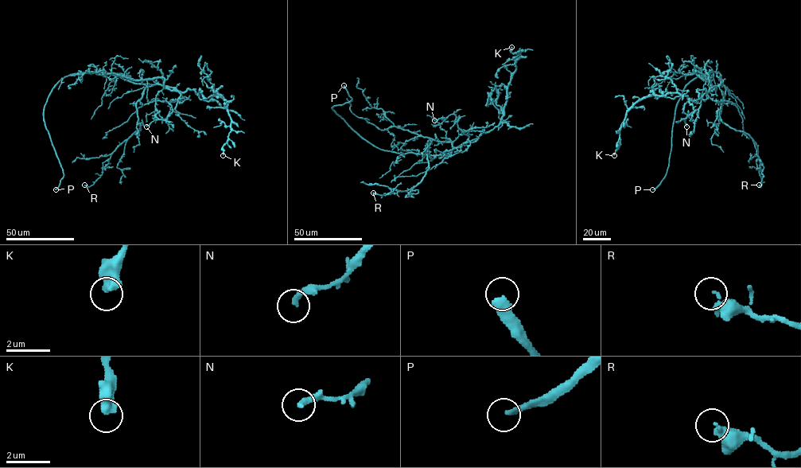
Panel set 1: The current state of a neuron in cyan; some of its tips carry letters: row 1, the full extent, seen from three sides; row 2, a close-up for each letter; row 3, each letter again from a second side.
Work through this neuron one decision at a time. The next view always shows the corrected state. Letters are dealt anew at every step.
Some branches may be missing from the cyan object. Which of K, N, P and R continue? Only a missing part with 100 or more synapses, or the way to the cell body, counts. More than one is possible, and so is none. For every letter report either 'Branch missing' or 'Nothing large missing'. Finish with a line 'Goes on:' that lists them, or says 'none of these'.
K: Nothing large missing
N: Nothing large missing
P: Branch missing
R: Nothing large missing
Goes on: P

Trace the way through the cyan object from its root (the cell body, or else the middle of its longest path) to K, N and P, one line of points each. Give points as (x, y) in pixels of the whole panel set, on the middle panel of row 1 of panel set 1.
K: (423, 154), (448, 154), (498, 125), (519, 57), (519, 52), (511, 52), (511, 47)
N: (423, 154), (448, 154), (468, 137), (458, 127), (453, 114), (434, 120)
P: (423, 154), (384, 150), (362, 138), (332, 109), (334, 106), (351, 99), (344, 85)

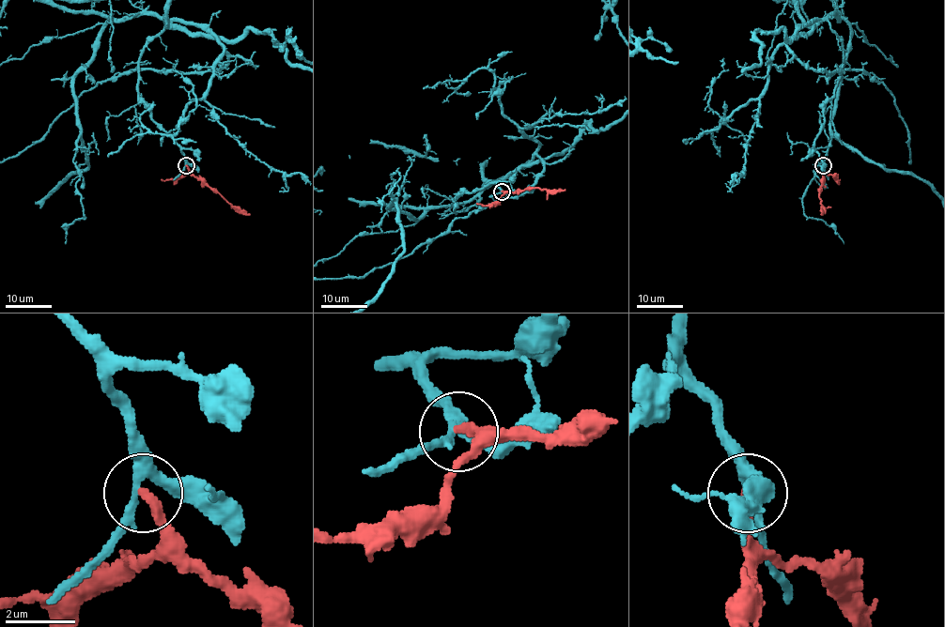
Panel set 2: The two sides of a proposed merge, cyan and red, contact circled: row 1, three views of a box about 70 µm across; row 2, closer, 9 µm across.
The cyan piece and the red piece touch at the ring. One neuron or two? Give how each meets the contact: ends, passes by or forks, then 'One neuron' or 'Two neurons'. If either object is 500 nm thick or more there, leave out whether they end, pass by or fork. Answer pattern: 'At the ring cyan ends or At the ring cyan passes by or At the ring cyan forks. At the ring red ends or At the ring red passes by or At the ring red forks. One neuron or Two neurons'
At the ring cyan forks. At the ring red ends. Two neurons

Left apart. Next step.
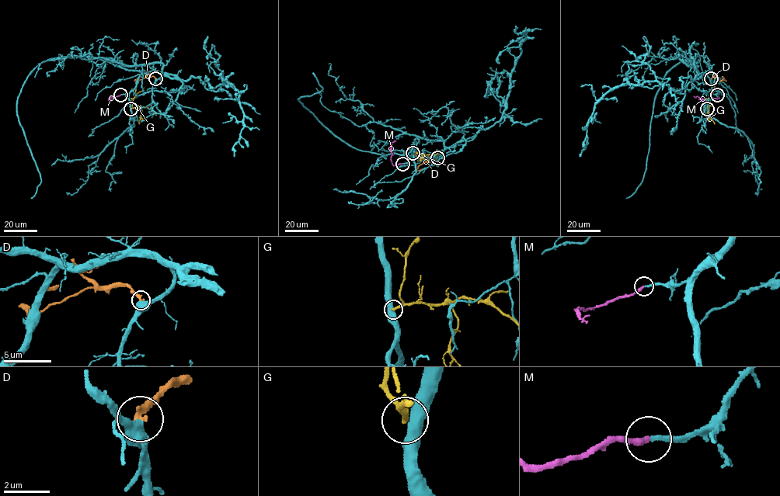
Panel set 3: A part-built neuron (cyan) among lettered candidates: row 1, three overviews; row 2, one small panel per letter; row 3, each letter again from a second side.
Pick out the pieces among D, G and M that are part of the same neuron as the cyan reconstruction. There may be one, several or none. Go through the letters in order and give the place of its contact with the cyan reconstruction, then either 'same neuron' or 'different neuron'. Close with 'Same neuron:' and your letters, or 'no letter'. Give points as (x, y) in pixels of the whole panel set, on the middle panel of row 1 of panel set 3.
D: meets cyan at (437, 157); different neuron
G: meets cyan at (412, 153); different neuron
M: meets cyan at (402, 164); same neuron
Same neuron: M

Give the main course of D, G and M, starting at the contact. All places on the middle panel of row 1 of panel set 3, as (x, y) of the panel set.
D: (437, 157), (424, 162), (417, 170), (423, 168)
G: (412, 153), (423, 155), (438, 153)
M: (402, 164), (392, 164), (391, 147), (395, 140)

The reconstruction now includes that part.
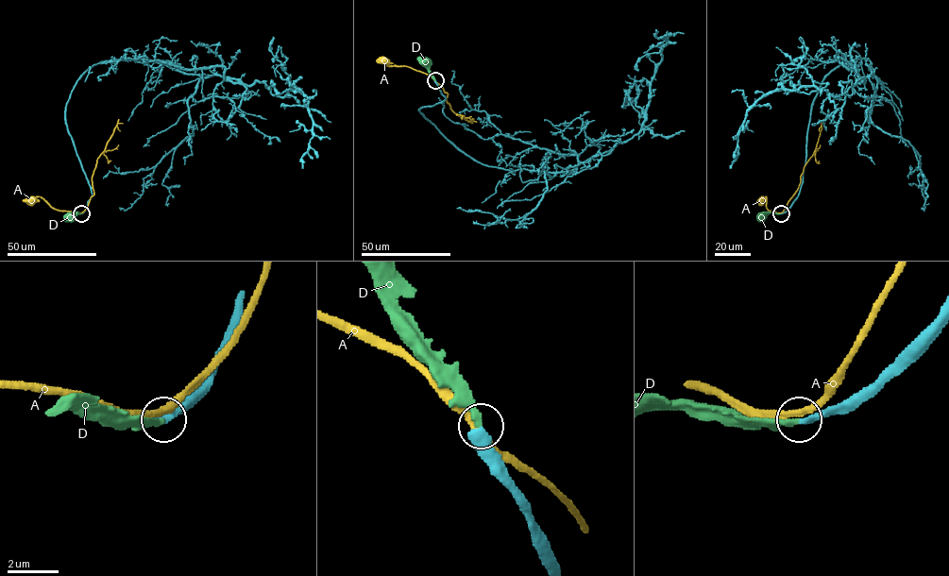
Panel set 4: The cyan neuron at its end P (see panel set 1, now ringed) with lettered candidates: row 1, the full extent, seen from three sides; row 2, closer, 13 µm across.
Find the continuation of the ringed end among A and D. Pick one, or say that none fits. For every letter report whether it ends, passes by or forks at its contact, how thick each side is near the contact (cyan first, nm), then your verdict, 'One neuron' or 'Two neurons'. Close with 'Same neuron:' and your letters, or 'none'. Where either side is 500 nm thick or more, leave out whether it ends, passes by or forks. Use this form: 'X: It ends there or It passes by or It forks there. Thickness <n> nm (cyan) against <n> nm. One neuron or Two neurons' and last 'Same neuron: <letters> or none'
A: It passes by. Thickness 480 nm (cyan) against 240 nm. Two neurons
D: It ends there. Thickness 400 nm (cyan) against 240 nm. One neuron
Same neuron: D

